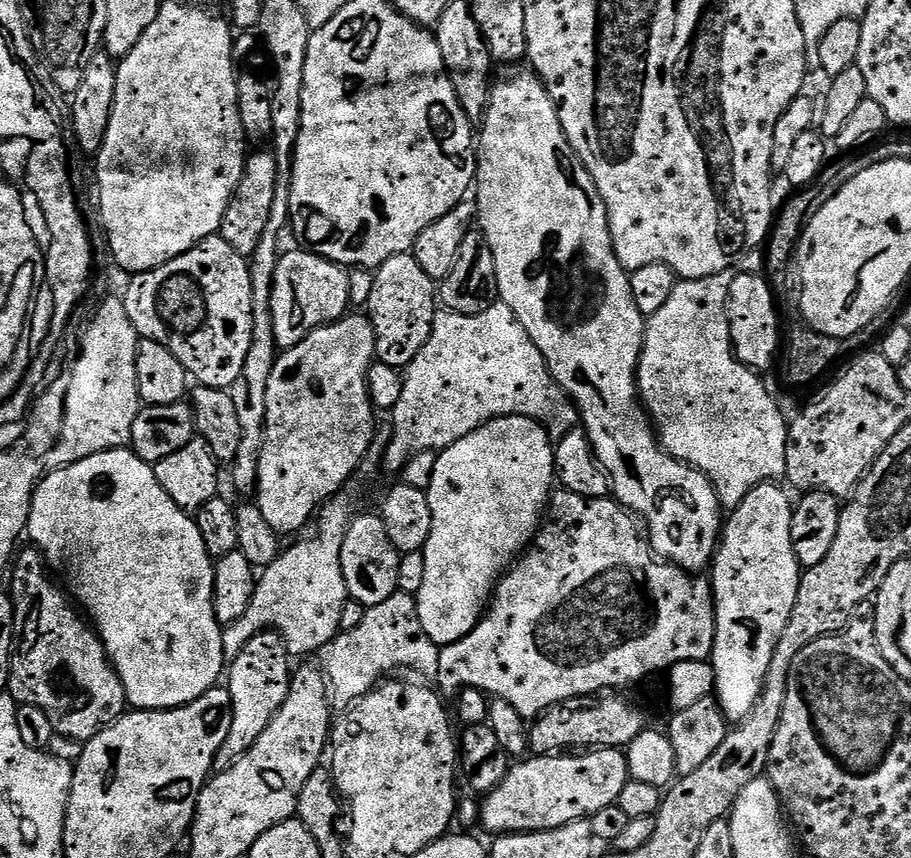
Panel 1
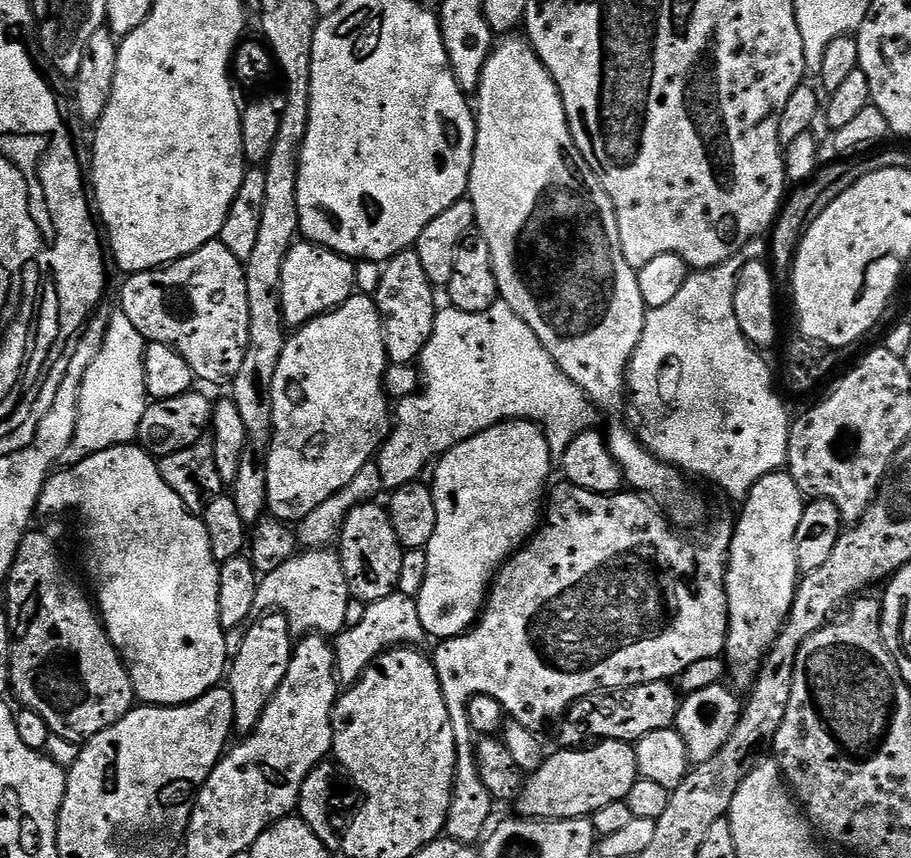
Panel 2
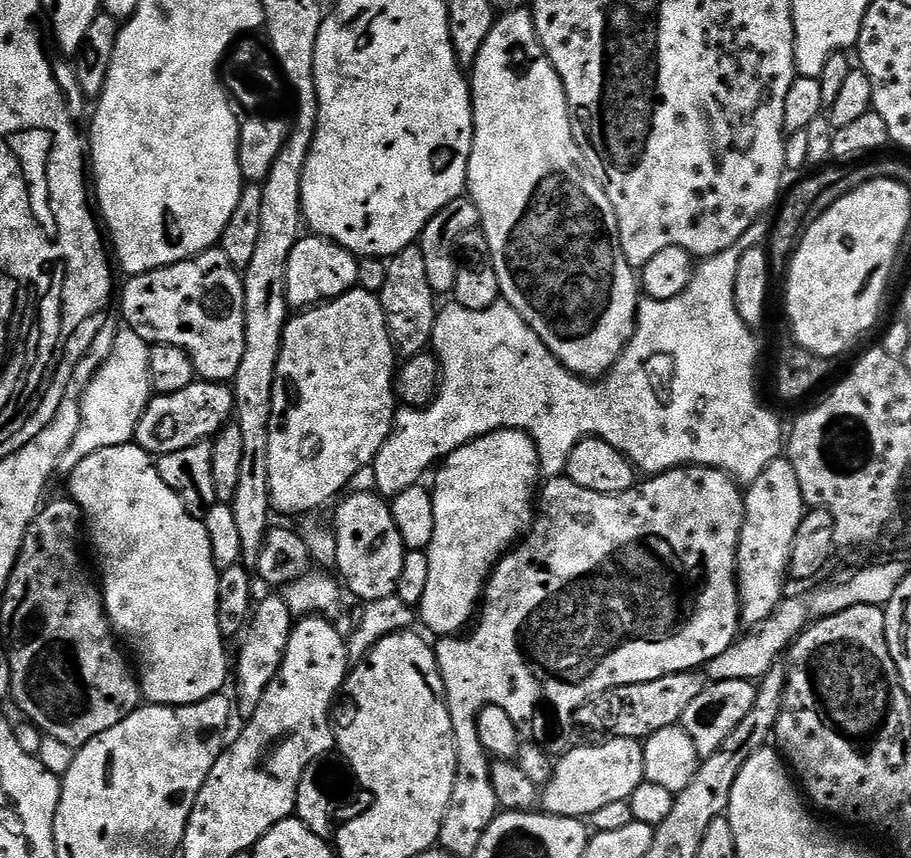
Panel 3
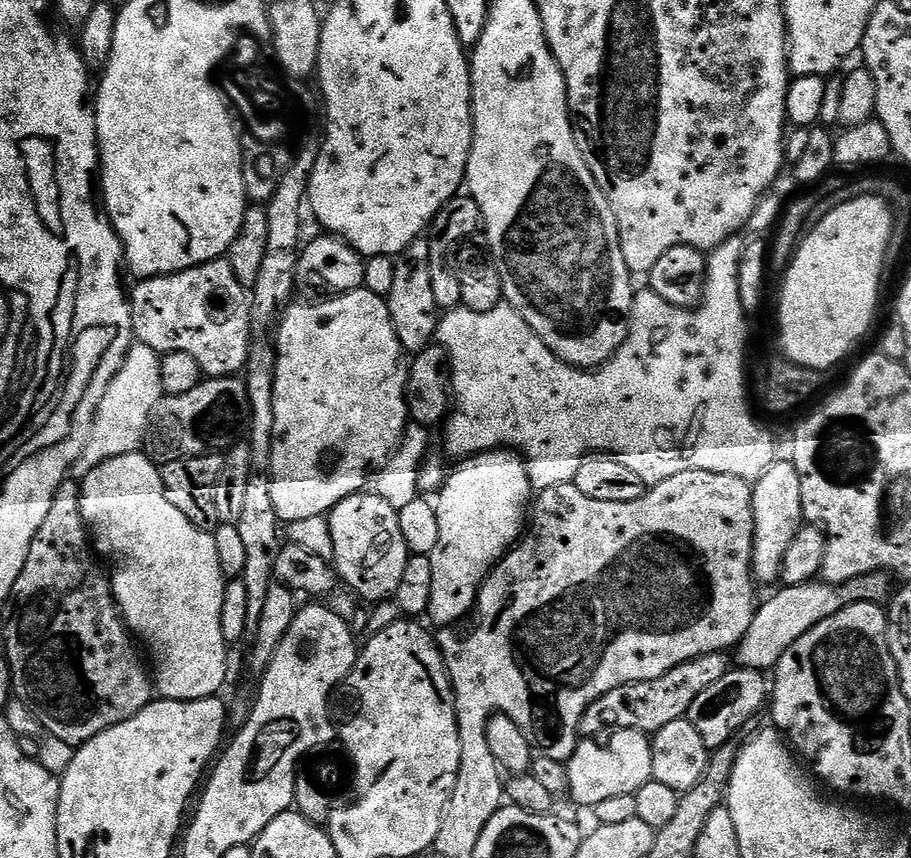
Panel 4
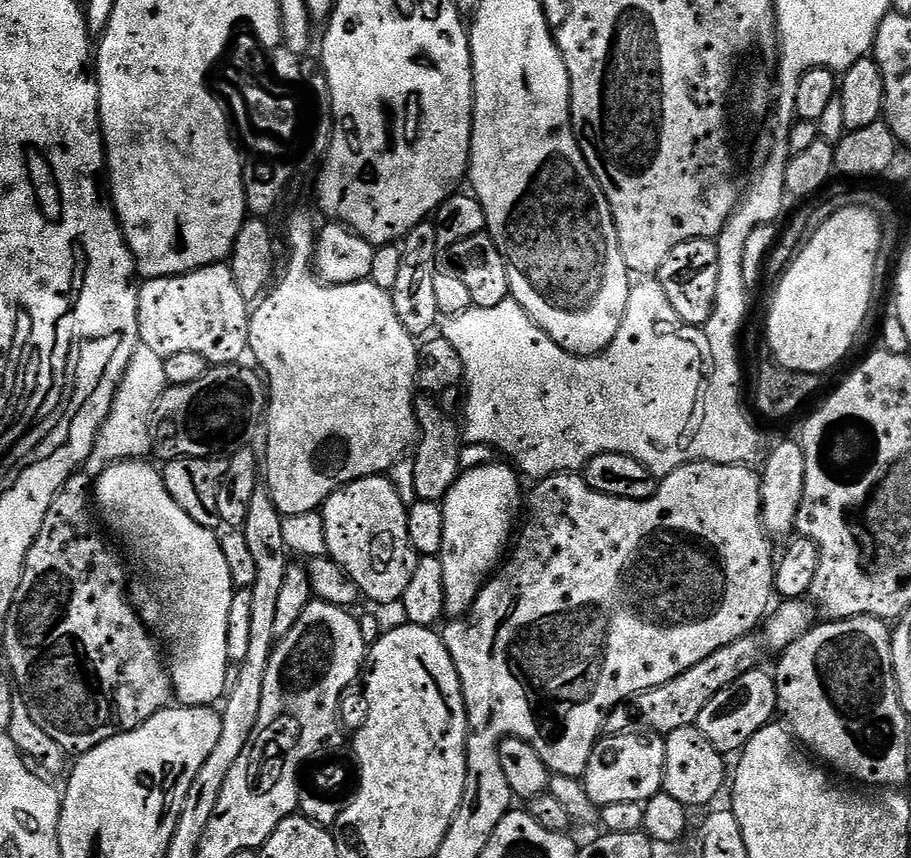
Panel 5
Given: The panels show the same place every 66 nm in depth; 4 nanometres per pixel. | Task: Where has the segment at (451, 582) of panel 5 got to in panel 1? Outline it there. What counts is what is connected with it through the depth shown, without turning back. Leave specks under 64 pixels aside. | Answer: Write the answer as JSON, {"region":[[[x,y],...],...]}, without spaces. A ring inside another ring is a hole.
{"region":[[[499,416],[493,420],[488,420],[485,424],[481,424],[478,430],[466,434],[466,438],[458,438],[458,442],[454,442],[449,448],[445,448],[439,453],[437,465],[434,466],[433,470],[433,480],[427,488],[432,525],[430,526],[430,538],[423,550],[426,558],[426,579],[422,582],[422,590],[415,593],[414,596],[422,626],[436,645],[453,644],[462,638],[466,638],[466,634],[473,632],[480,624],[480,621],[484,619],[485,611],[496,591],[496,585],[500,582],[500,577],[512,567],[517,557],[531,545],[536,538],[537,532],[540,531],[542,517],[546,512],[546,505],[549,503],[554,491],[555,475],[556,453],[552,437],[544,429],[544,425],[525,416]]]}

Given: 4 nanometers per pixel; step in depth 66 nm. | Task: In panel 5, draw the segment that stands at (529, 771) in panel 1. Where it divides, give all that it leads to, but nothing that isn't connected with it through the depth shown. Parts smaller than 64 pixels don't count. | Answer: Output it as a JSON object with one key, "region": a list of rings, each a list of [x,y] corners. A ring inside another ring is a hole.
{"region":[[[651,730],[639,731],[620,732],[617,736],[605,735],[592,747],[582,783],[590,802],[594,805],[610,802],[643,804],[663,789],[666,760],[664,736]]]}

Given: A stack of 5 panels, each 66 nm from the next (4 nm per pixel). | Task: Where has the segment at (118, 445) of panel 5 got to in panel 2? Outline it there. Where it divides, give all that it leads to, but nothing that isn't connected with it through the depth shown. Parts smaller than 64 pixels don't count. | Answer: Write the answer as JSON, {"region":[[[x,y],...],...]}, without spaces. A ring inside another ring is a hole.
{"region":[[[116,310],[112,317],[107,317],[102,346],[82,378],[80,401],[76,407],[76,429],[66,450],[60,455],[59,463],[61,465],[77,464],[107,448],[133,443],[139,437],[142,414],[146,414],[150,403],[150,397],[146,390],[146,374],[144,373],[145,347],[144,336],[138,334],[134,322],[130,322],[130,318],[126,318],[123,310]]]}

